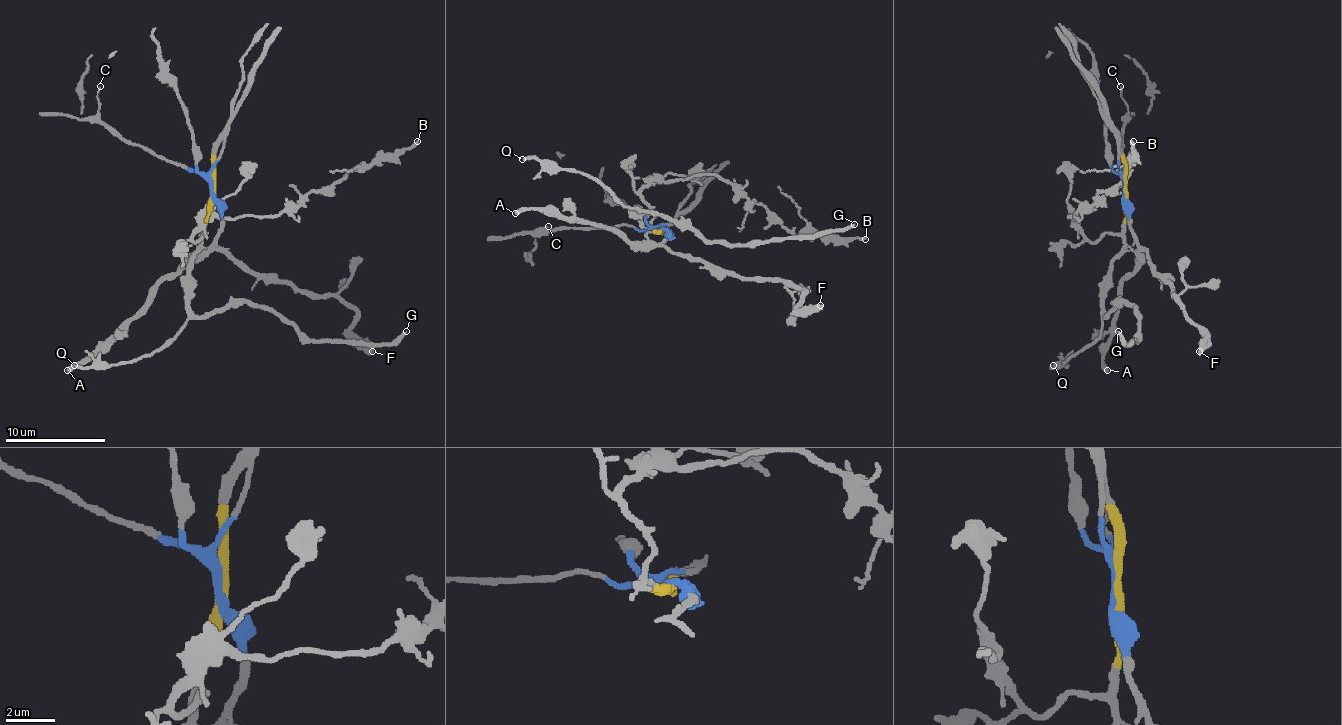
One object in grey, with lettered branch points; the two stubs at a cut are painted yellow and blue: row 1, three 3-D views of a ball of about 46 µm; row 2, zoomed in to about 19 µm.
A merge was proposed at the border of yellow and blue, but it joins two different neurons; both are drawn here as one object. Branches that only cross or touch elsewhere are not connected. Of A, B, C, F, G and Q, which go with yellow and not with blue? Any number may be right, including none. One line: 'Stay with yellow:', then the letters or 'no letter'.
Stay with yellow: B, G, Q

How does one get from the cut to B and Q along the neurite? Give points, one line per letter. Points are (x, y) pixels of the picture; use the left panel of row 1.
B: (212, 189), (197, 241), (215, 216), (292, 211), (313, 191), (418, 141)
Q: (212, 189), (212, 211), (189, 272), (187, 324), (152, 354), (129, 362), (86, 367), (74, 364)

